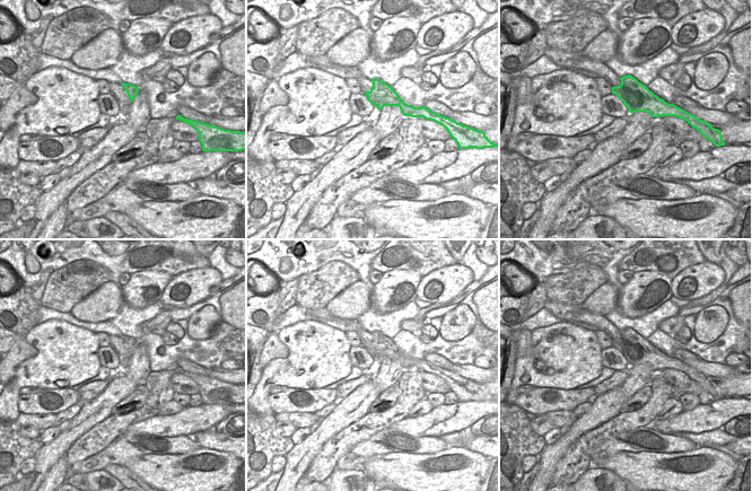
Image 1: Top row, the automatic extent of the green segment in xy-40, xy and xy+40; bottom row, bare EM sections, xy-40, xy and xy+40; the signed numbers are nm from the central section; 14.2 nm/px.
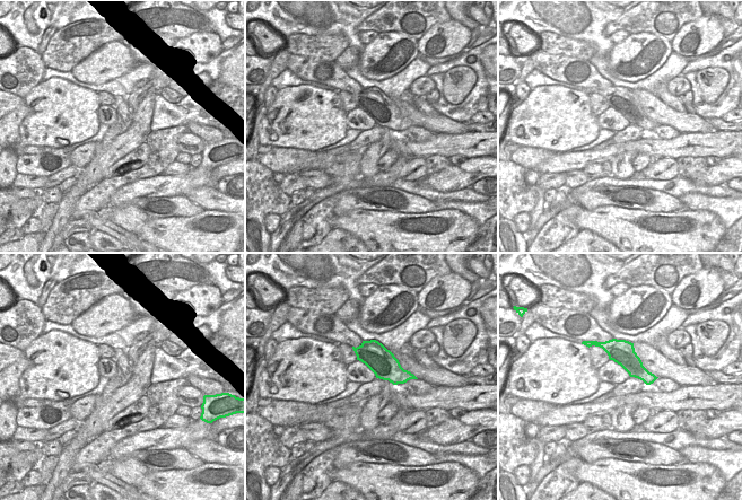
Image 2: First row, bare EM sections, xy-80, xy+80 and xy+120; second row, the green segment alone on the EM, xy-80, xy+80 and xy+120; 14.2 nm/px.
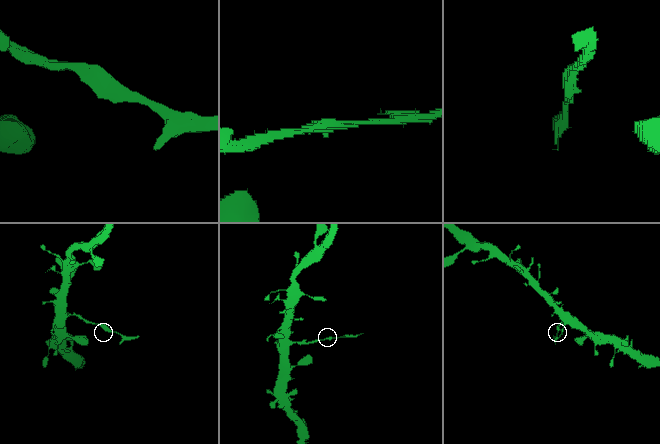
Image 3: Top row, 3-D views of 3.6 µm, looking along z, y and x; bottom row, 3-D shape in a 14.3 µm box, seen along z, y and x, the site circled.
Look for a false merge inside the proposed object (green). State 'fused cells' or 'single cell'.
fused cells

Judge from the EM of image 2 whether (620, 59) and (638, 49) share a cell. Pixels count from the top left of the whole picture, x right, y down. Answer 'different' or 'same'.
same

